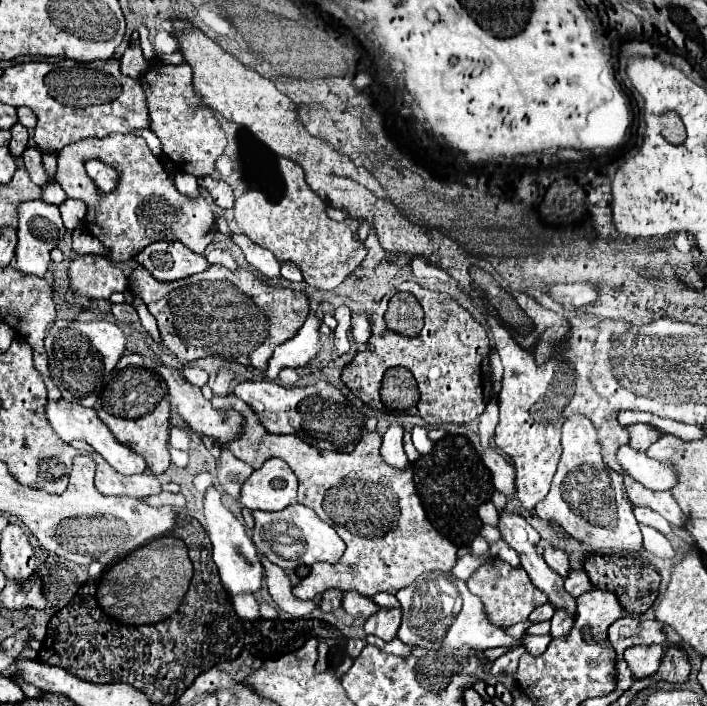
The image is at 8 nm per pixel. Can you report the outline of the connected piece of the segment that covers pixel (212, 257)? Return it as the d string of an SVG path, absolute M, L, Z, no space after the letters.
M213 249L213 251L205 253L205 257L209 259L209 263L219 263L219 265L225 265L225 267L229 267L229 269L235 269L235 267L237 267L235 261L233 261L225 251L221 251L221 249Z

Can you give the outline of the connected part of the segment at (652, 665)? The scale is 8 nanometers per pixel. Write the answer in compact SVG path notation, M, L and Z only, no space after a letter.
M647 645L647 647L629 647L625 651L625 661L629 669L633 671L635 679L649 677L657 673L663 657L663 647L661 645Z

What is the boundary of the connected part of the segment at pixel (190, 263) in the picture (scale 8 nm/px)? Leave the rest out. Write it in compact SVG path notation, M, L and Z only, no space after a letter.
M155 241L135 259L159 281L175 281L209 267L203 255L193 253L179 241Z

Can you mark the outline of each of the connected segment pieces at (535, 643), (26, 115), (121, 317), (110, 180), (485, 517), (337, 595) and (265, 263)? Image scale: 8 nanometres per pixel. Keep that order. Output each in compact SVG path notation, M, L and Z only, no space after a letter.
M525 633L523 637L523 647L525 647L525 651L527 653L531 653L531 655L539 655L541 651L545 651L547 649L547 643L551 641L551 635L543 635L543 637L533 637L533 635L529 635L529 633Z
M19 107L19 109L17 109L17 117L19 117L19 123L25 125L27 129L33 129L35 123L37 123L35 113L33 113L31 109L27 109L27 107Z
M123 303L123 305L113 305L113 315L115 315L115 319L117 321L123 321L123 323L133 323L133 321L137 321L139 319L139 315L137 315L137 311L135 311L135 307L133 305L129 305L129 303Z
M87 161L85 169L89 173L89 177L95 181L95 185L99 185L99 191L113 191L117 185L117 171L113 171L113 167L105 165L103 161Z
M485 503L479 507L479 517L483 523L499 527L499 511L493 507L493 503Z
M329 589L329 591L325 591L323 595L321 595L321 603L319 603L319 607L321 607L321 611L335 611L335 609L339 609L341 607L341 599L343 599L343 591L339 591L339 589Z
M233 235L231 237L241 249L243 249L243 253L245 253L245 259L247 259L247 263L253 267L253 269L257 269L263 277L267 277L267 279L277 279L277 277L281 277L279 275L279 261L275 259L275 255L271 253L271 251L267 251L267 249L263 249L263 247L259 247L259 245L255 245L251 239L247 239L245 235Z

